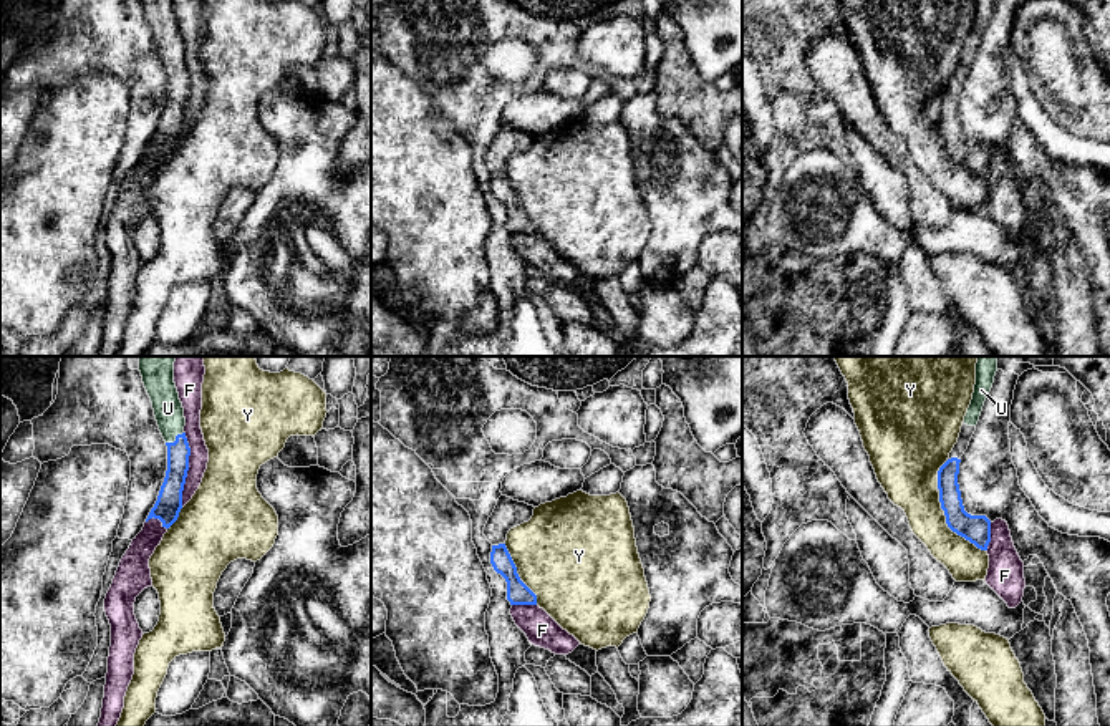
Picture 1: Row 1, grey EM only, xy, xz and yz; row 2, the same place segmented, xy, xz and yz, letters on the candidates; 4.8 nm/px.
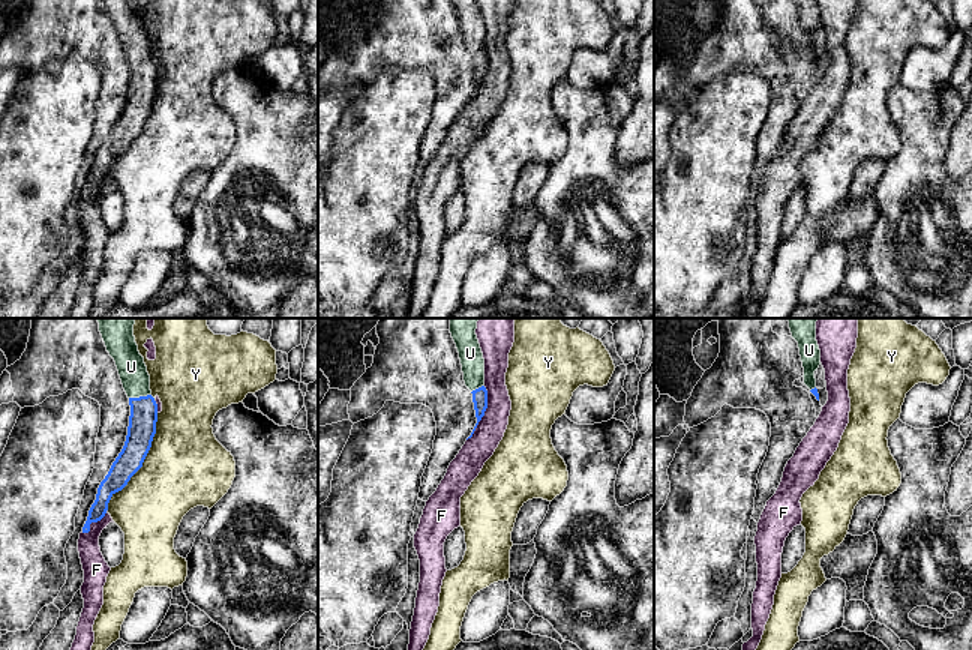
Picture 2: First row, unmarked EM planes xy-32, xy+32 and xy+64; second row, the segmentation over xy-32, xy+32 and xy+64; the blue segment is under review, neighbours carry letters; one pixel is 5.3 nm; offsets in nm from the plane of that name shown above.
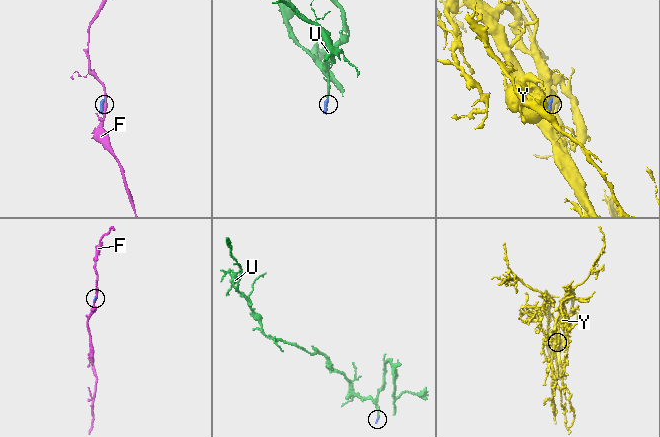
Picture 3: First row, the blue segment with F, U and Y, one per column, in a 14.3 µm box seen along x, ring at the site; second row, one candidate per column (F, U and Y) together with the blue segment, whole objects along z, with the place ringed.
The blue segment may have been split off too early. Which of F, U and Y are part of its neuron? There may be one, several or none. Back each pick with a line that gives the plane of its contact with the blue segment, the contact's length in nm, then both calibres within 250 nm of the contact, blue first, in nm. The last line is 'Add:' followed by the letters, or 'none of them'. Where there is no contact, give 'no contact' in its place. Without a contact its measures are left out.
U: contact in xy; length 110 nm; calibres 110 and 140 nm
Add: U

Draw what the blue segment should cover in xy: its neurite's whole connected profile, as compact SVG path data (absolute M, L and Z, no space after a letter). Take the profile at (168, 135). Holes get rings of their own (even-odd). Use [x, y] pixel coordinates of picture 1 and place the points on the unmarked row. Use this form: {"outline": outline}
{"outline": "M141 0L141 5L167 75L166 106L146 151L154 146L169 157L182 138L182 119L189 99L191 76L184 61L184 36L174 12L174 0Z"}

